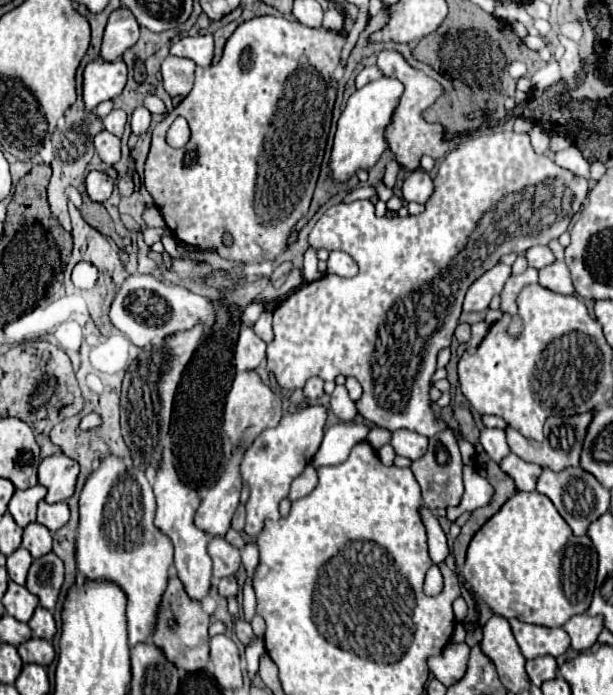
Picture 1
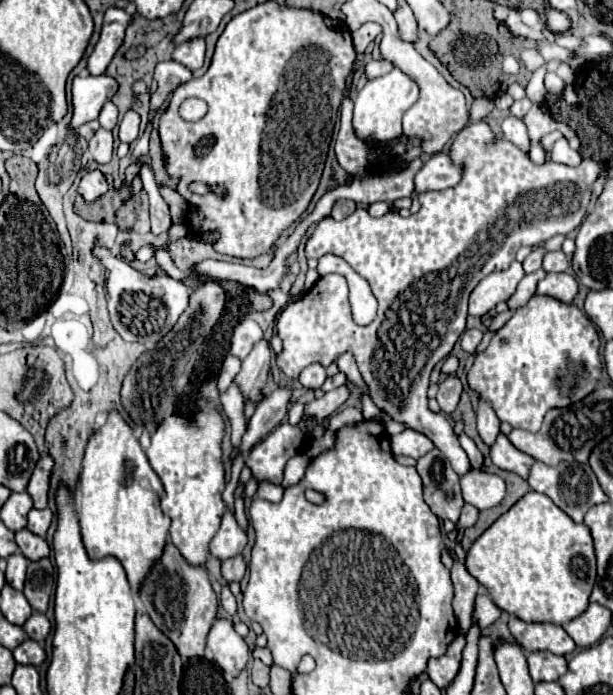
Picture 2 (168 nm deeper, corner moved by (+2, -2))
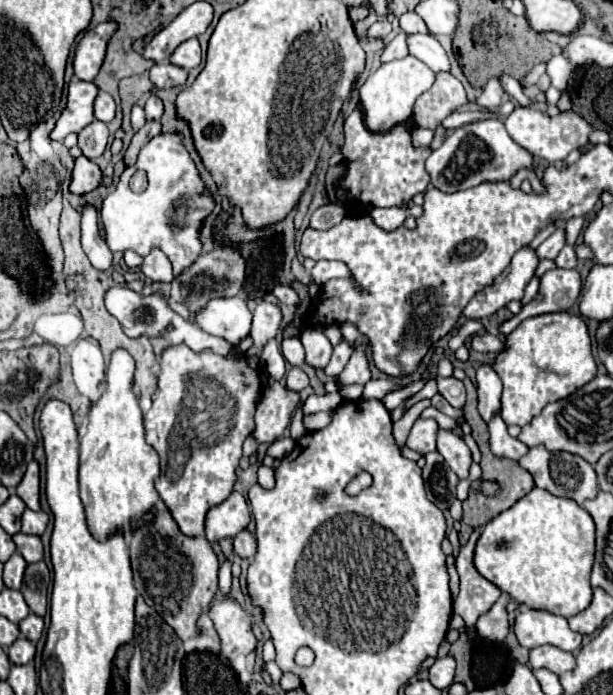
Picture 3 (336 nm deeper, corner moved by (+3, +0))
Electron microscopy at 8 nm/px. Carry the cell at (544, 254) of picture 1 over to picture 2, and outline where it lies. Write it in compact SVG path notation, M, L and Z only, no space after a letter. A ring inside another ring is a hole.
M547 251L547 253L543 255L543 269L545 269L547 273L549 273L549 271L555 271L555 273L567 271L567 267L569 267L569 259L565 257L563 251Z

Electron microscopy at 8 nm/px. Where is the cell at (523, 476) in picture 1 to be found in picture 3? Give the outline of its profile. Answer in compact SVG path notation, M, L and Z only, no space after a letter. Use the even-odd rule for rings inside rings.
M496 413L496 415L490 419L488 429L490 429L490 449L492 449L494 455L518 461L522 455L528 453L528 447L526 447L522 441L518 441L516 437L510 437L510 435L508 435L506 423L502 421L500 413Z

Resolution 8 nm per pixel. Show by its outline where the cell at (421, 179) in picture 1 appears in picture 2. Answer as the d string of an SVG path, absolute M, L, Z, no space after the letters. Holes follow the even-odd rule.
M441 151L437 155L431 155L415 175L415 193L449 189L455 187L459 179L461 179L461 167L451 165L449 153Z

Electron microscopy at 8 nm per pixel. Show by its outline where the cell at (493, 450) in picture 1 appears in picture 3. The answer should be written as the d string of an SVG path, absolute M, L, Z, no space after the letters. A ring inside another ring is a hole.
M484 363L476 373L476 387L478 387L478 411L484 421L490 421L494 413L500 409L500 395L502 395L502 381L498 373L492 369L490 363Z

